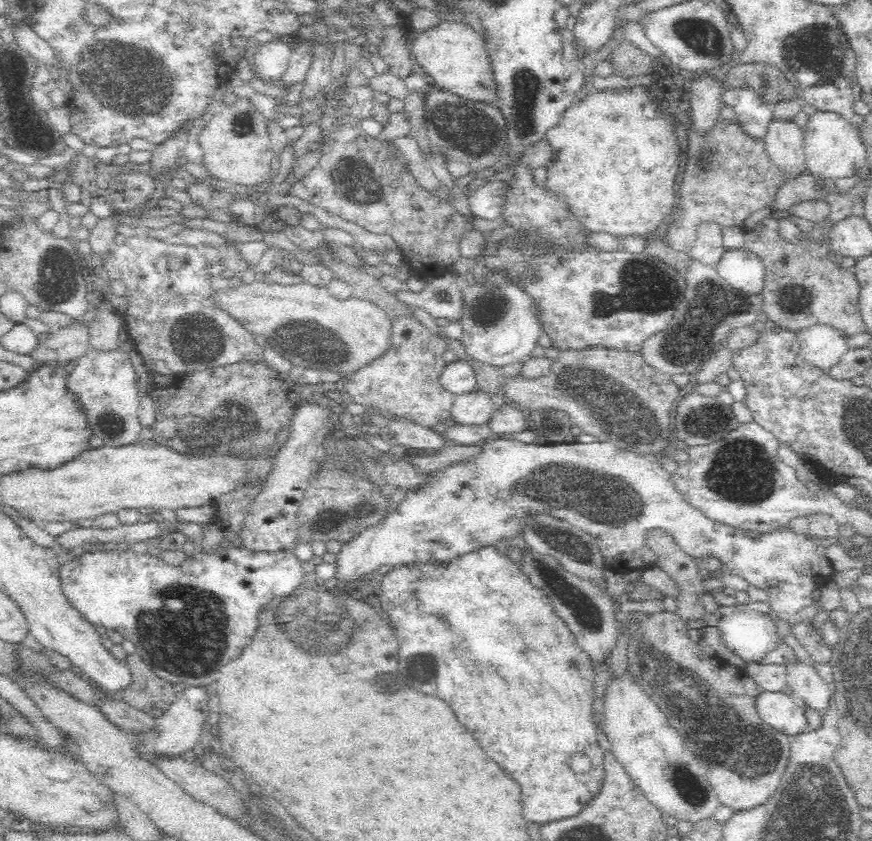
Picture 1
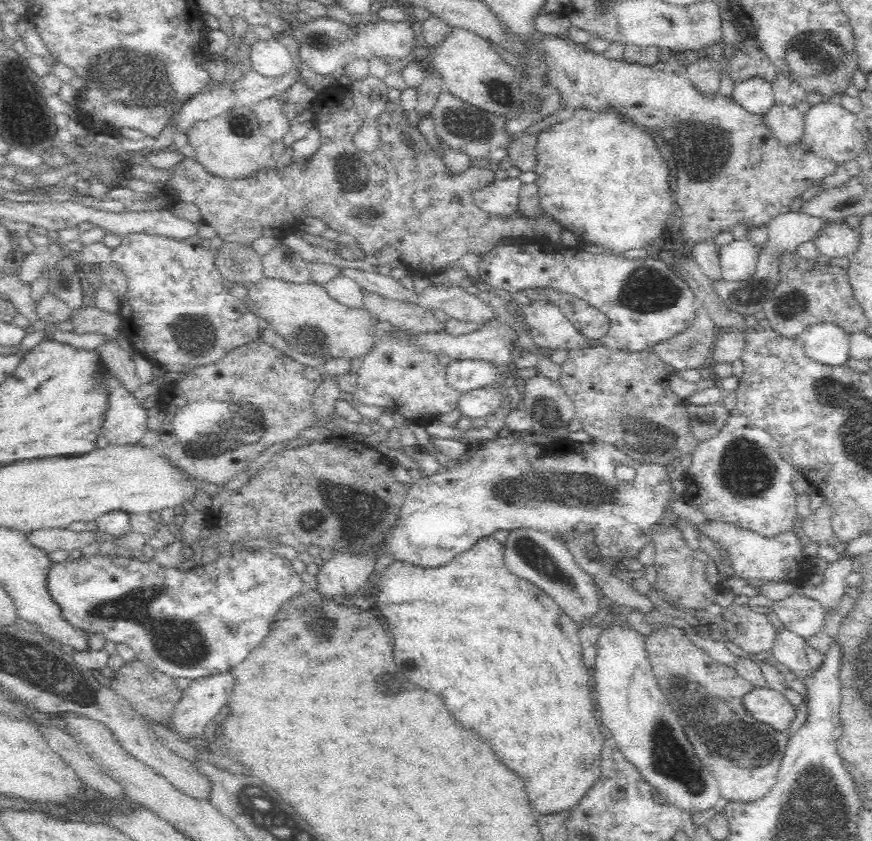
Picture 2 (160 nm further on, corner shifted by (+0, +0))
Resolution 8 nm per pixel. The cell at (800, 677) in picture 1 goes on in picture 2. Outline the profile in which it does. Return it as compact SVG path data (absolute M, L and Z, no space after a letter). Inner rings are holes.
M784 629L779 631L776 644L771 651L775 661L786 667L790 674L794 674L804 684L816 674L816 668L808 662L805 644L806 639L803 636Z

